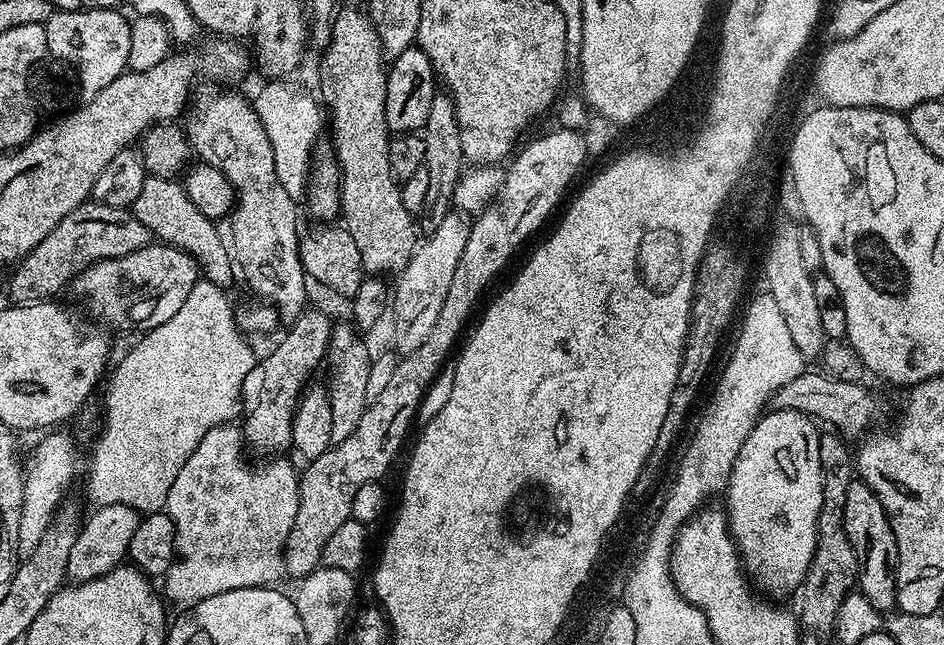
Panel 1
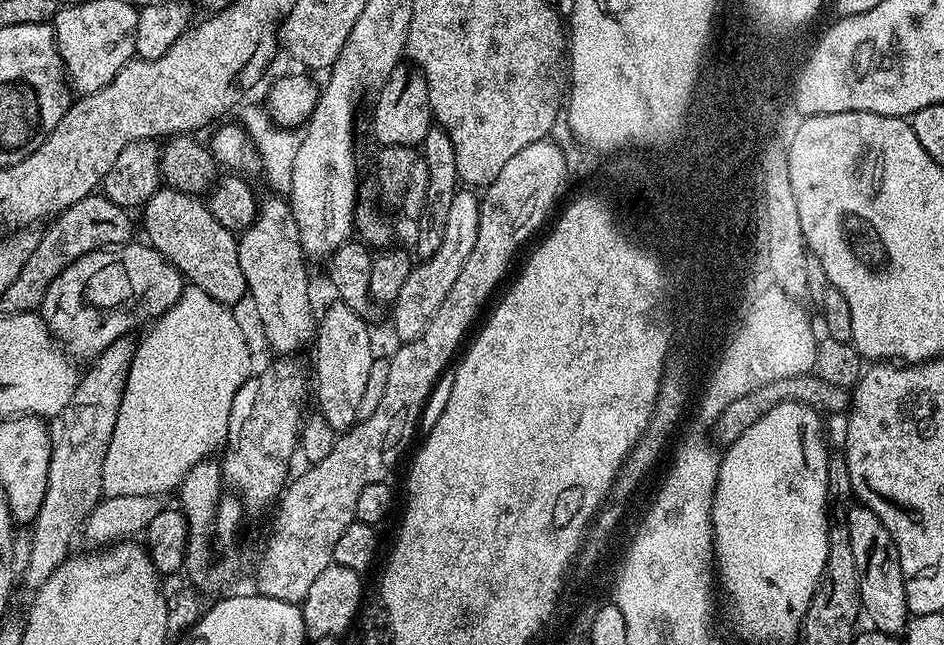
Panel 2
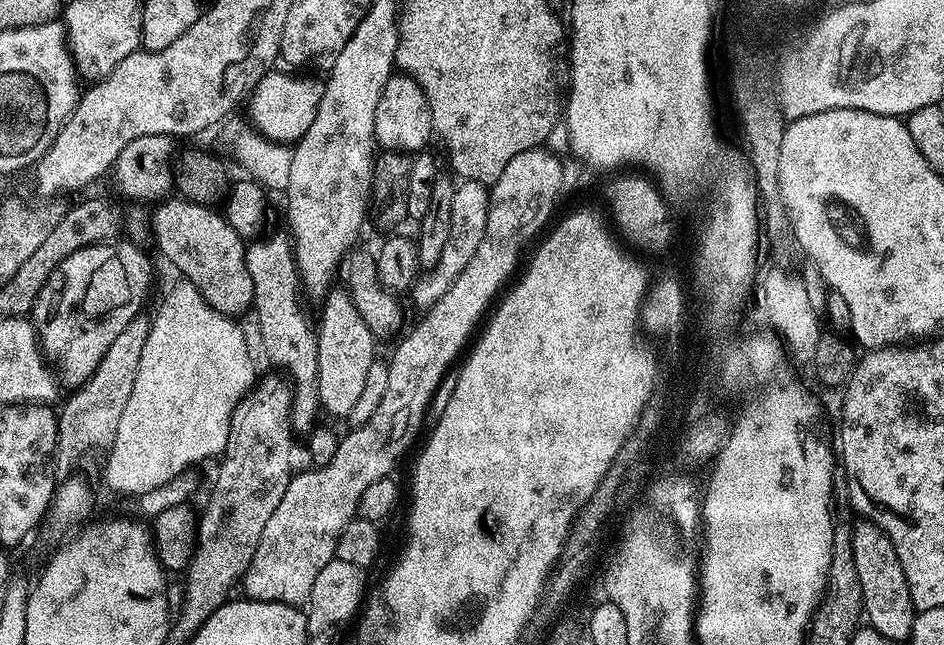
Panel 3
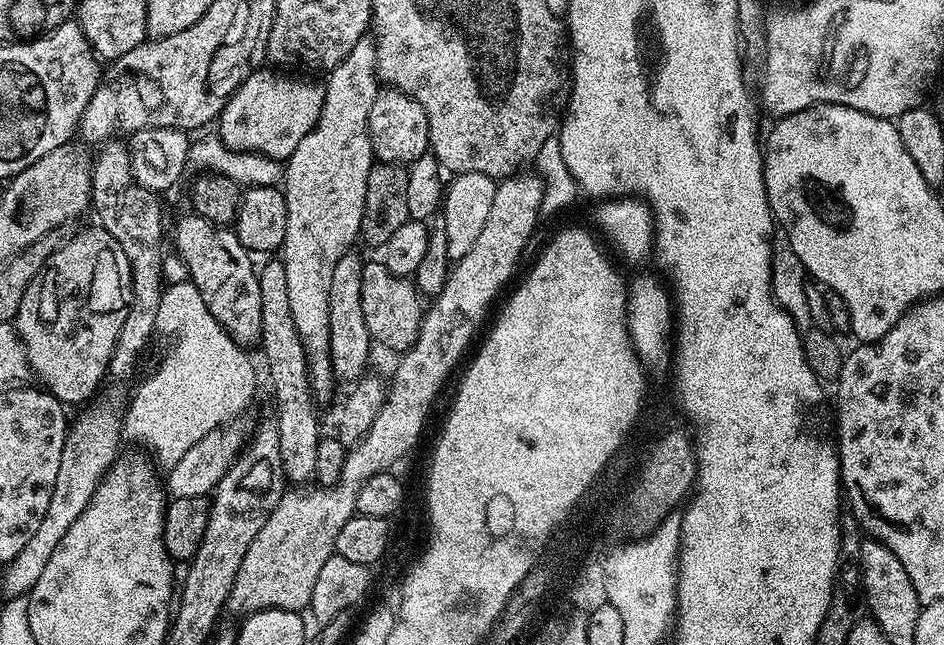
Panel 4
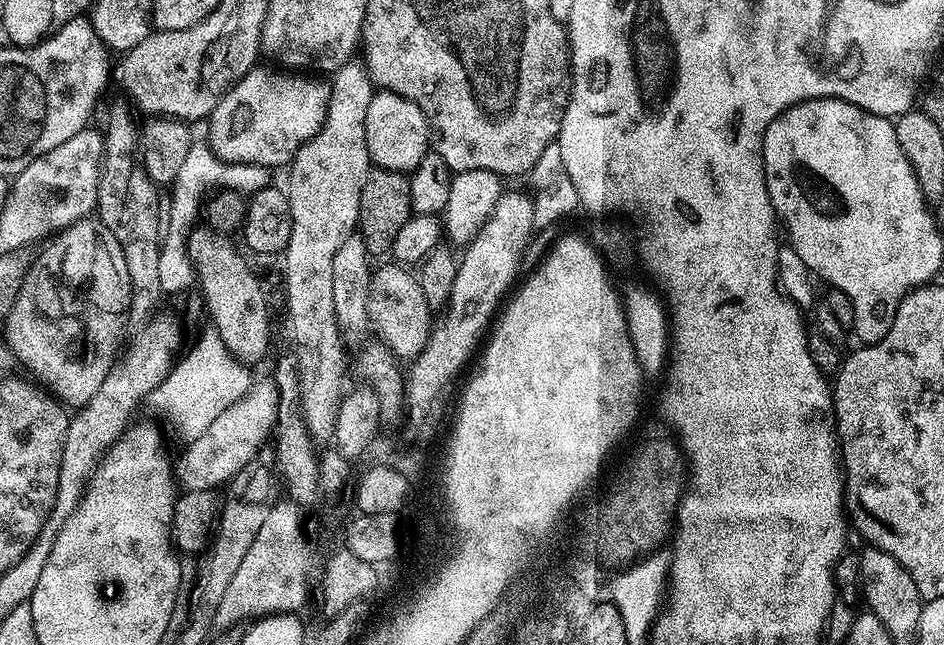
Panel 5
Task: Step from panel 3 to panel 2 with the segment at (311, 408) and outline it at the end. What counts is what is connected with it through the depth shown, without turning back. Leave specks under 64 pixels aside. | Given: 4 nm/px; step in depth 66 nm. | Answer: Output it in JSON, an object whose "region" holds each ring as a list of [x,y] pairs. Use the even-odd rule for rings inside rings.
{"region":[[[268,194],[258,204],[256,221],[238,236],[238,262],[246,274],[248,296],[260,319],[260,328],[270,347],[288,358],[313,343],[317,321],[312,320],[312,296],[308,293],[308,268],[294,222],[292,205],[283,195]]]}

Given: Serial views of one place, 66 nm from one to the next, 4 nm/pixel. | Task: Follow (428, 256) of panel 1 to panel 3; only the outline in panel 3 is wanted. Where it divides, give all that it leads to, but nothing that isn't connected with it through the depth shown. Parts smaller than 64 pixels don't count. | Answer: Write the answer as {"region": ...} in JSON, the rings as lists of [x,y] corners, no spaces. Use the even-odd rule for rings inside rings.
{"region":[[[465,180],[456,184],[454,190],[454,202],[450,213],[450,239],[446,242],[446,247],[442,250],[442,258],[436,263],[435,267],[425,271],[417,279],[410,289],[410,297],[420,310],[427,310],[454,286],[454,278],[466,270],[470,258],[478,254],[478,246],[484,240],[486,234],[486,218],[488,217],[488,194],[489,189],[483,184],[473,180]]]}

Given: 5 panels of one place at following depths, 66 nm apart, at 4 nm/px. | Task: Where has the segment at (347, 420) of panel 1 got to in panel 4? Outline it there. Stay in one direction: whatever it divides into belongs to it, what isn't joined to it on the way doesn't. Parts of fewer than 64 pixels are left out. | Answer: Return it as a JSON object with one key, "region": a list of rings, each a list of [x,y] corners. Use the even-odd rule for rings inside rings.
{"region":[[[356,250],[345,252],[334,266],[334,279],[330,281],[330,350],[332,370],[337,381],[355,382],[365,375],[368,364],[370,337],[366,330],[366,318],[362,314],[362,270],[365,261]]]}

